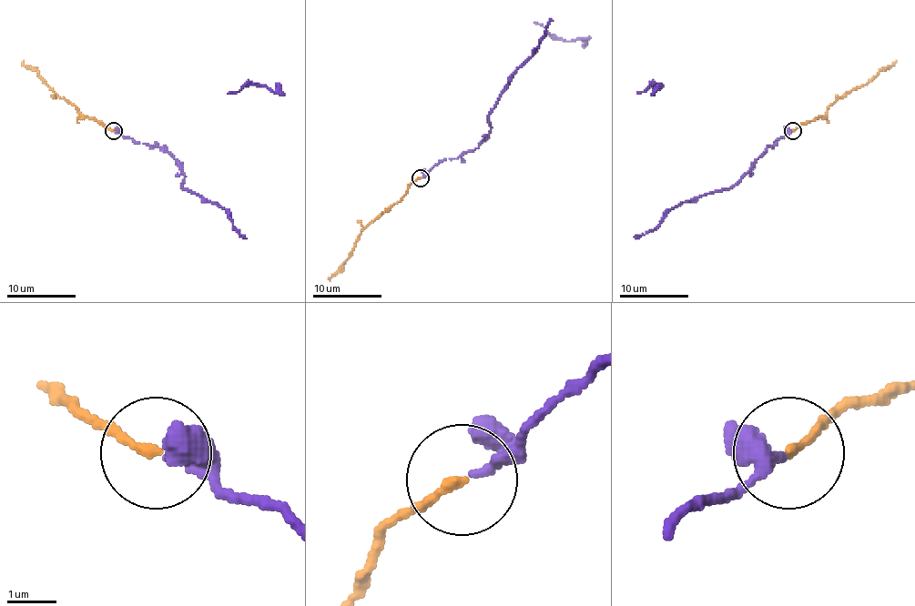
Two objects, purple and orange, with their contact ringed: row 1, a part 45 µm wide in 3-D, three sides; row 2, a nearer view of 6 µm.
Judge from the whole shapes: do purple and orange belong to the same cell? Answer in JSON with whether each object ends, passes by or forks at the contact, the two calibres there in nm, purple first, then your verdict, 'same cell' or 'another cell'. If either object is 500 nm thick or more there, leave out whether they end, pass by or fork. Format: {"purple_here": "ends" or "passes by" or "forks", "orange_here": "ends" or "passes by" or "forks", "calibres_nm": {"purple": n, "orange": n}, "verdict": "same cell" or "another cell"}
{"purple_here": "passes by", "orange_here": "ends", "calibres_nm": {"purple": 150, "orange": 190}, "verdict": "same cell"}

